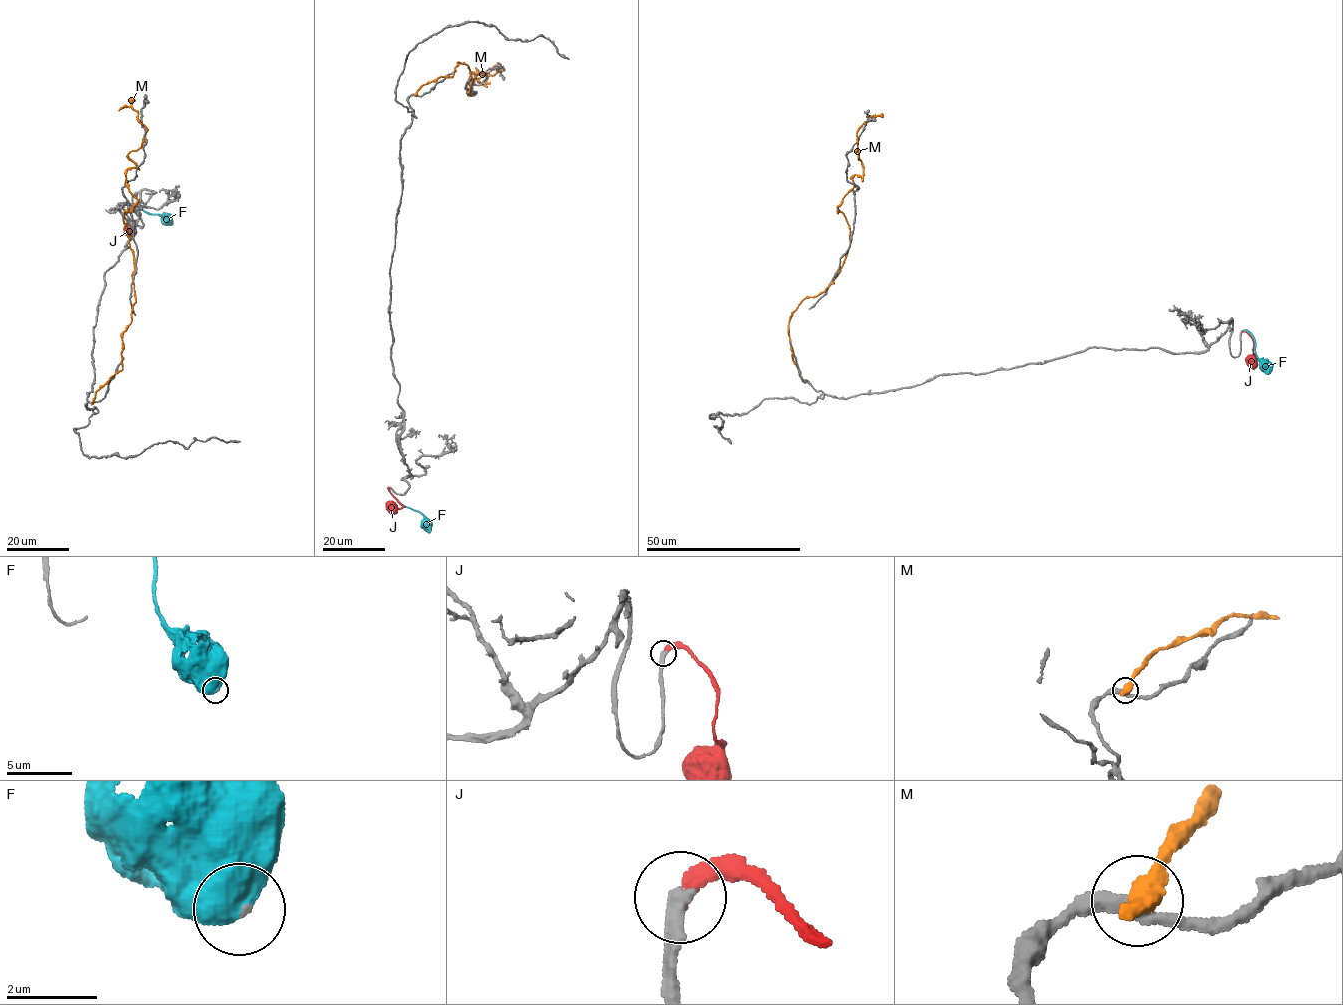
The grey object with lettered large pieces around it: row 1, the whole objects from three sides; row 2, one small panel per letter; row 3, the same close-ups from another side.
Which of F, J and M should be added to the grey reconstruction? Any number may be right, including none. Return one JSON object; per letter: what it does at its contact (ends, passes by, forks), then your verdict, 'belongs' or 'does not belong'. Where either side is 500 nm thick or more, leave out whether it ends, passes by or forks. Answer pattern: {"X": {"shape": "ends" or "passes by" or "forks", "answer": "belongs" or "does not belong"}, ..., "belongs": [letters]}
{"F": {"answer": "belongs"}, "J": {"shape": "ends", "answer": "does not belong"}, "M": {"answer": "does not belong"}, "belongs": ["F"]}

